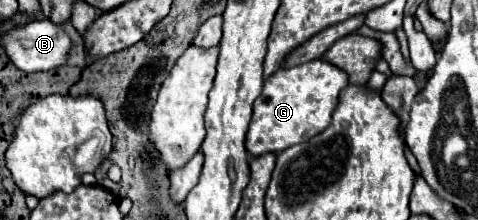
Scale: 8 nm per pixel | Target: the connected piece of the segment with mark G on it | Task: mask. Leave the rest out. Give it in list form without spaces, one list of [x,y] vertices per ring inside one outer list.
[[[312,60],[272,74],[272,78],[264,82],[264,90],[254,102],[254,114],[246,134],[248,154],[262,156],[268,152],[282,152],[320,134],[330,124],[340,90],[346,86],[348,74],[324,60]]]

